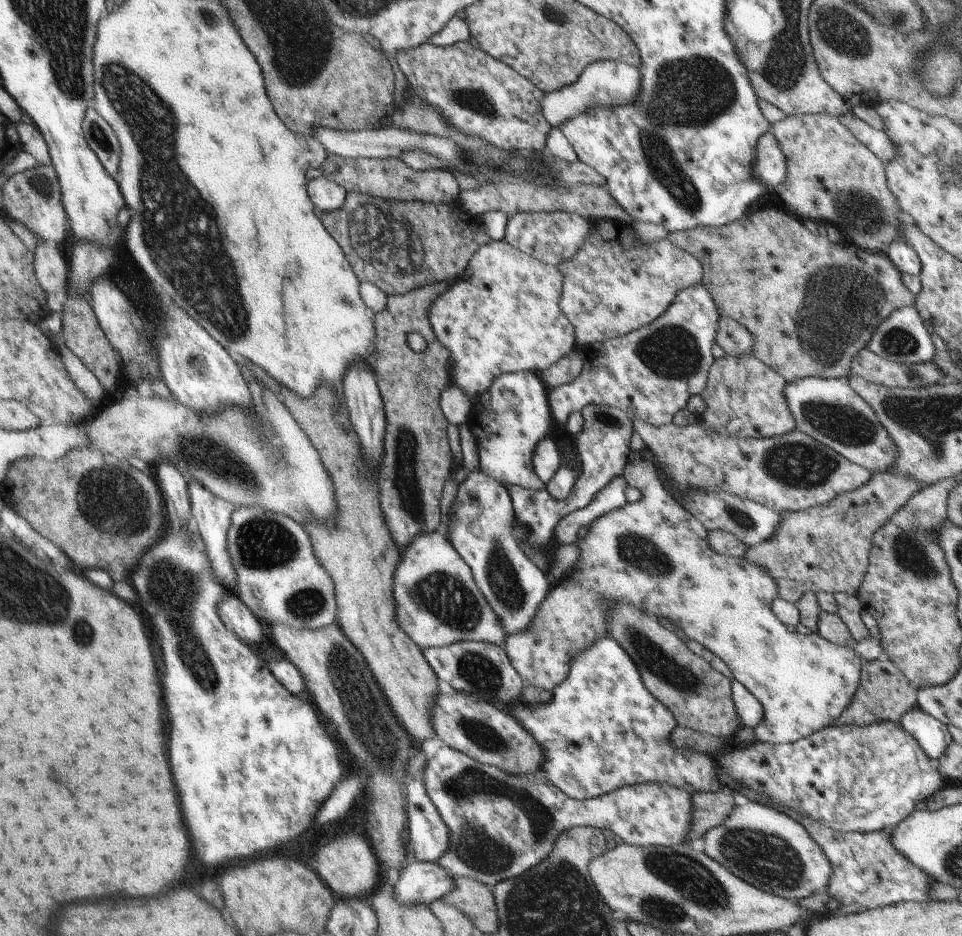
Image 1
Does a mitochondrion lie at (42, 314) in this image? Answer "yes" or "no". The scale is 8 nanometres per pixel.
no

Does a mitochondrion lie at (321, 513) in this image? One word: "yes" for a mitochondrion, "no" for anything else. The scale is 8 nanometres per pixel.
no

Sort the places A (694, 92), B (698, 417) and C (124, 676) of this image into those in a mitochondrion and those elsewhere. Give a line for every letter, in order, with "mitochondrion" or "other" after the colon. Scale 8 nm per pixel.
A: mitochondrion
B: other
C: other

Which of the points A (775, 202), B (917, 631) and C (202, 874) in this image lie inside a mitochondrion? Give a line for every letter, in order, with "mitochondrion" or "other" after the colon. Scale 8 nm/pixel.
A: other
B: other
C: other

